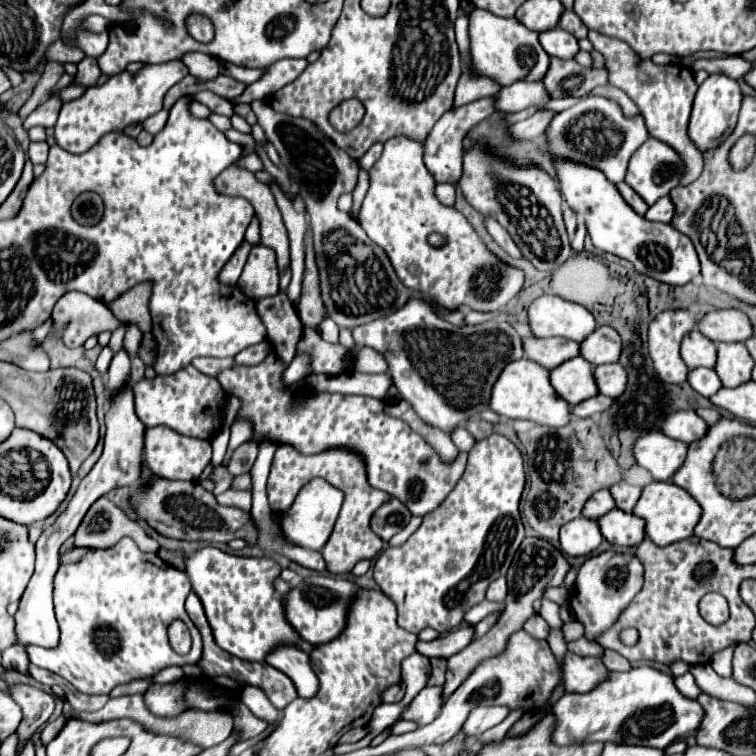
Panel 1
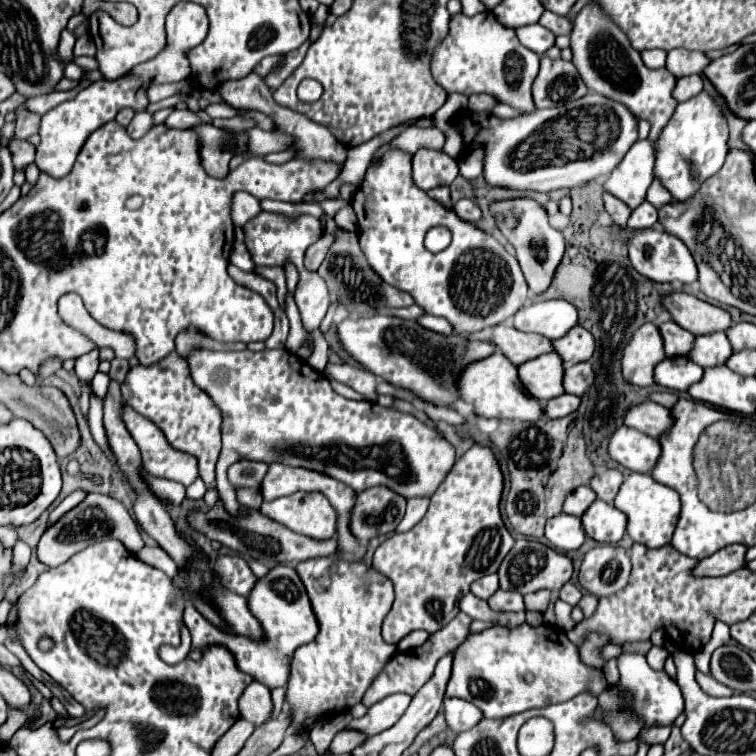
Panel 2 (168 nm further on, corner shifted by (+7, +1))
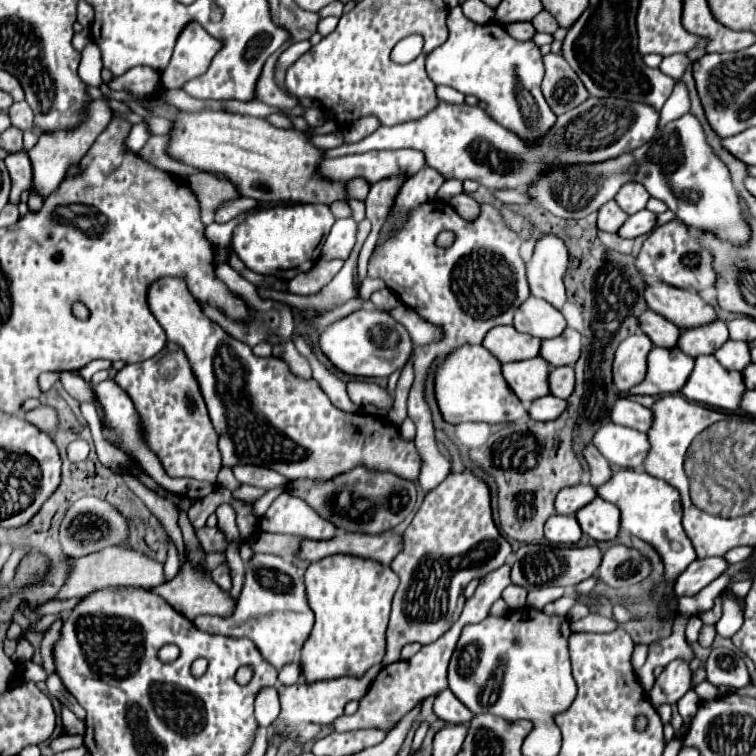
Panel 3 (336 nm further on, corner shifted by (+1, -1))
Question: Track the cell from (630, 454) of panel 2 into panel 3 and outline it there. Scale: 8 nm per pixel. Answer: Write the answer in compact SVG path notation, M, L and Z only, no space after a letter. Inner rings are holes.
M606 424L598 430L592 444L602 452L602 456L618 468L642 468L646 454L650 452L648 436L626 426Z

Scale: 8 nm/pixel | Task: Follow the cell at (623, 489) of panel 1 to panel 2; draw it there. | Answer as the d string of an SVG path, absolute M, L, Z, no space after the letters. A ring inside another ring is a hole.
M606 468L604 472L596 472L590 480L590 488L596 492L596 496L608 504L612 504L624 476L616 468Z

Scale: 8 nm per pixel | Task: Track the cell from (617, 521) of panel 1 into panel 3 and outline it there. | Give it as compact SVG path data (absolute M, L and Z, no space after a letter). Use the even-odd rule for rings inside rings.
M596 498L588 506L578 510L576 520L582 532L596 542L614 540L620 532L620 510L602 498Z

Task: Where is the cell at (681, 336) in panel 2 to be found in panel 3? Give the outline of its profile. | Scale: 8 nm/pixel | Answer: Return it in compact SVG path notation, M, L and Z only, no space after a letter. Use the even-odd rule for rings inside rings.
M644 312L640 318L642 330L650 336L650 340L654 342L654 346L662 346L662 348L676 348L678 346L678 334L680 328L676 324L670 324L664 316L656 314L656 312Z

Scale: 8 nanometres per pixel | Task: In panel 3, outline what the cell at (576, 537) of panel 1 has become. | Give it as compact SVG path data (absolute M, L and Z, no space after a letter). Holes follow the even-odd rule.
M554 514L544 526L544 536L556 544L576 544L582 538L582 530L576 522L576 516Z

